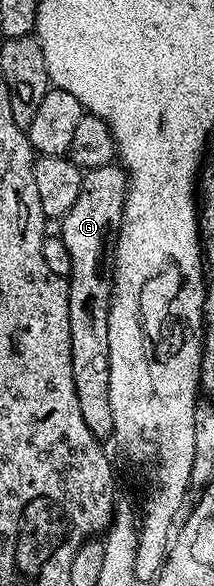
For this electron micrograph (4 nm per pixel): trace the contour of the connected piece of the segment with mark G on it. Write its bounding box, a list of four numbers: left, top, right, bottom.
[61,165,127,441]

